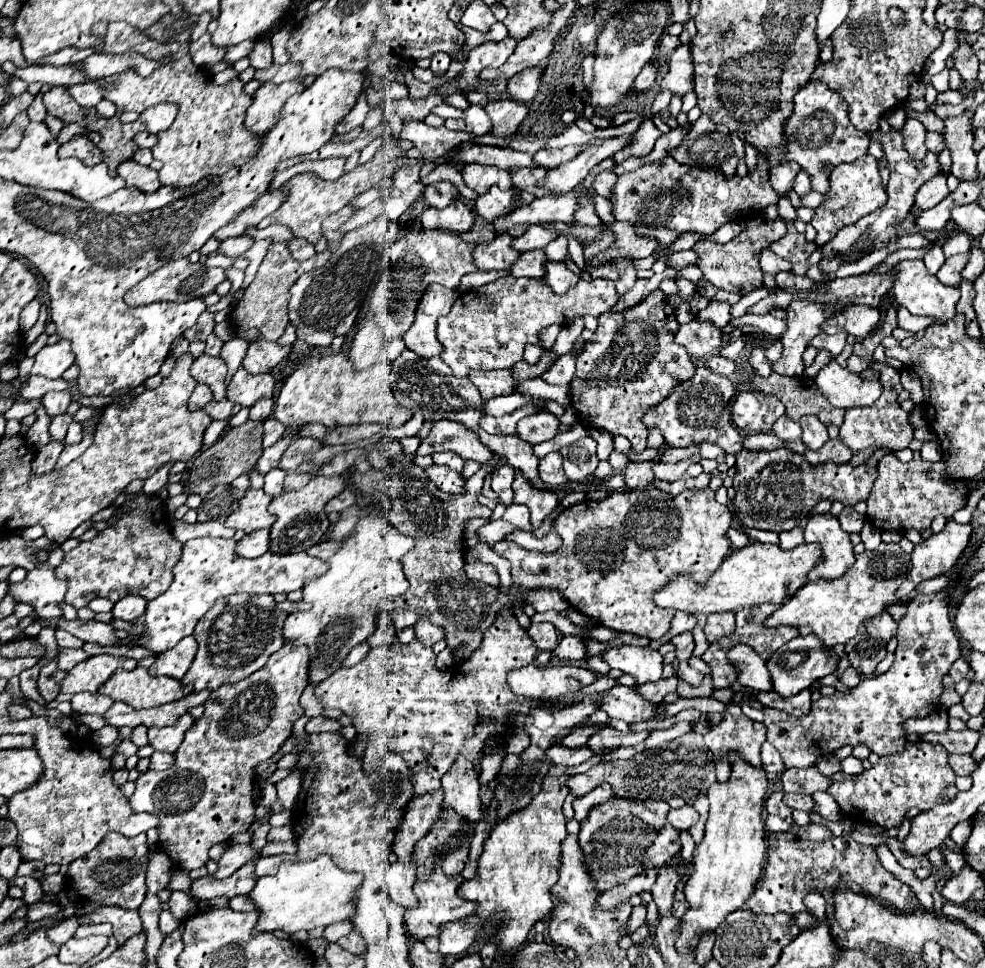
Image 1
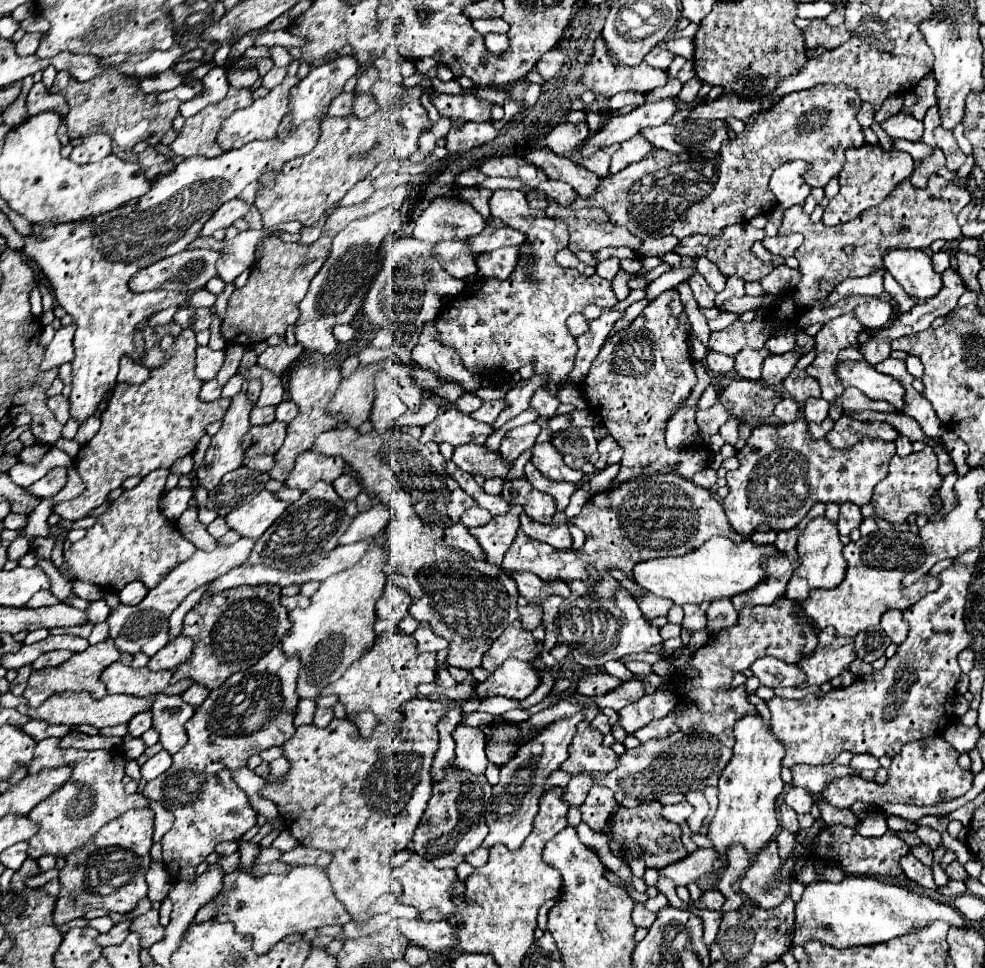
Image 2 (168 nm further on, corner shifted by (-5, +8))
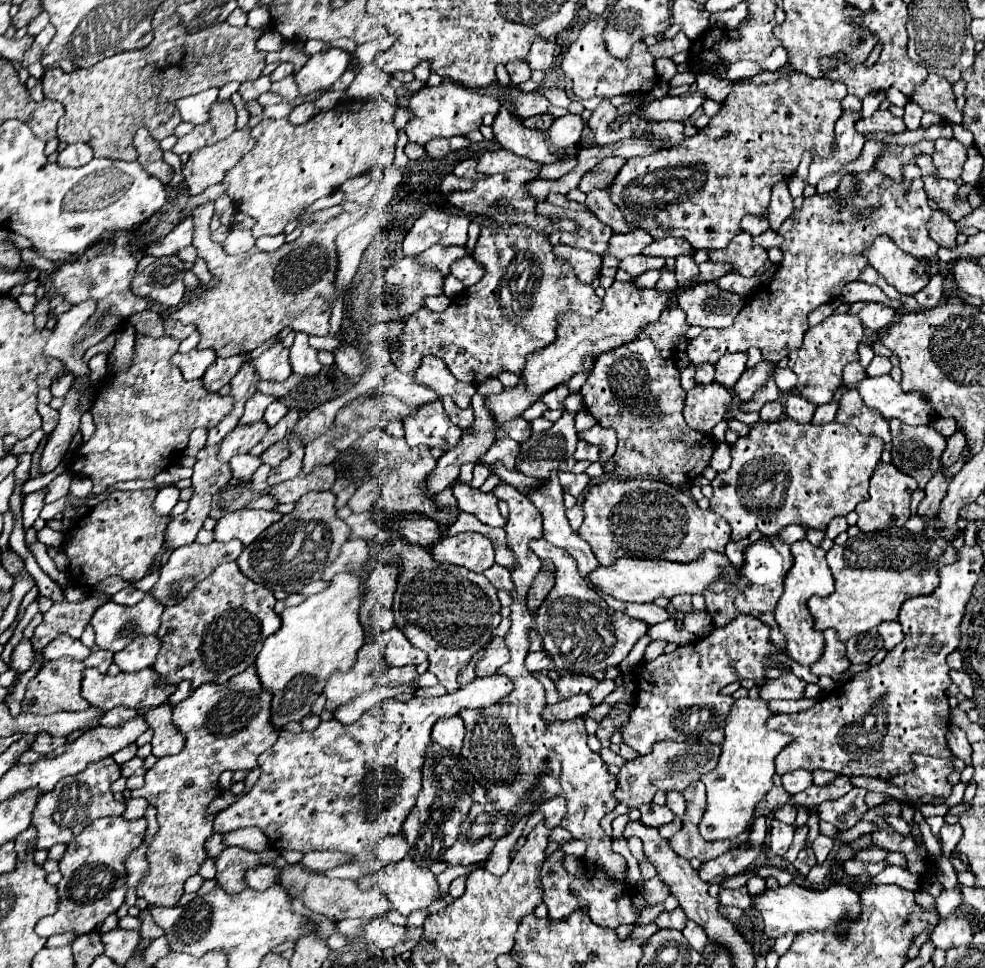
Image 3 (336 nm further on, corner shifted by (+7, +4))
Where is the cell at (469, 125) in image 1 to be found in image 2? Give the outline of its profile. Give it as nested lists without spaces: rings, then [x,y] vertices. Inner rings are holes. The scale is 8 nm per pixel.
[[[466,122],[460,130],[452,130],[446,136],[446,148],[450,152],[462,152],[470,150],[474,146],[482,146],[490,140],[494,140],[498,130],[492,122]]]

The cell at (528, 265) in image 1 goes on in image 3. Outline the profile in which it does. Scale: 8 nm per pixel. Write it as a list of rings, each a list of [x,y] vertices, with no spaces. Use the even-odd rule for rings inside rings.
[[[464,256],[460,260],[456,260],[450,268],[452,276],[456,276],[464,286],[472,286],[476,284],[482,276],[484,276],[484,266],[478,264],[472,256]]]

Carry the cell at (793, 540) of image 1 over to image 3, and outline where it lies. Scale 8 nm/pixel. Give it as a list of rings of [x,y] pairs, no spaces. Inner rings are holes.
[[[792,524],[786,526],[776,536],[762,536],[758,542],[750,544],[744,552],[744,566],[742,566],[742,574],[746,576],[748,582],[738,582],[736,586],[732,586],[732,590],[728,590],[728,594],[720,594],[720,598],[714,598],[712,590],[704,594],[706,608],[714,618],[714,626],[726,626],[732,618],[736,618],[736,614],[752,614],[754,618],[760,618],[764,624],[772,626],[772,642],[776,642],[776,646],[784,646],[784,636],[776,630],[774,608],[778,604],[778,598],[784,592],[784,576],[792,568],[790,546],[802,538],[806,538],[806,526]]]

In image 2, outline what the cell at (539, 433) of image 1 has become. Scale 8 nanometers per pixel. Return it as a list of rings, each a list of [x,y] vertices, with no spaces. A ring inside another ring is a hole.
[[[496,190],[490,198],[490,212],[492,212],[492,218],[498,218],[504,226],[516,228],[526,234],[524,244],[520,244],[520,262],[516,264],[516,270],[506,280],[476,280],[472,284],[466,284],[458,296],[454,296],[448,304],[442,306],[440,316],[434,322],[434,328],[438,332],[438,340],[444,346],[454,348],[460,354],[464,366],[478,376],[496,378],[500,372],[503,375],[511,375],[522,366],[532,364],[536,374],[546,376],[546,382],[536,390],[530,406],[540,416],[552,418],[552,416],[556,416],[556,408],[560,404],[556,394],[562,388],[566,374],[572,370],[574,354],[576,354],[576,340],[568,332],[566,318],[576,312],[582,312],[588,304],[596,304],[600,308],[606,308],[606,306],[612,308],[618,302],[618,298],[608,280],[604,280],[600,276],[588,278],[588,276],[580,274],[578,270],[562,268],[556,264],[556,260],[554,260],[556,252],[568,244],[568,230],[566,230],[564,222],[548,218],[546,212],[542,212],[542,210],[532,210],[524,192]]]

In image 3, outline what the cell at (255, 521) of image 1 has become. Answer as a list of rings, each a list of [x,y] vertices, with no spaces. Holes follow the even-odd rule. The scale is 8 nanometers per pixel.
[[[234,510],[218,520],[214,528],[214,540],[228,542],[236,538],[244,546],[248,546],[260,536],[260,532],[264,532],[272,522],[278,522],[280,518],[282,514],[274,510]]]

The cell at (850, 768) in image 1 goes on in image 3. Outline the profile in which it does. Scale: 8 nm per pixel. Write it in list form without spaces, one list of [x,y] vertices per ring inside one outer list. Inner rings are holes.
[[[852,788],[840,800],[834,800],[830,804],[824,802],[820,820],[834,824],[838,830],[850,830],[868,812],[864,796],[866,796],[866,788]]]

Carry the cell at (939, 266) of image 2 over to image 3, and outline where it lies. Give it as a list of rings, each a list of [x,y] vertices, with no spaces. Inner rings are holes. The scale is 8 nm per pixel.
[[[936,274],[930,278],[930,282],[914,294],[914,298],[918,300],[918,304],[922,308],[932,308],[940,302],[940,296],[942,296],[942,274]]]

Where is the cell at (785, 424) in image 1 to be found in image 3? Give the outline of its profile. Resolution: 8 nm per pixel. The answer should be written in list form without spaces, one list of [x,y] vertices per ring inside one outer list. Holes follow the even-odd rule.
[[[768,402],[764,404],[764,408],[760,410],[760,420],[762,422],[776,422],[784,416],[784,406],[780,402]]]

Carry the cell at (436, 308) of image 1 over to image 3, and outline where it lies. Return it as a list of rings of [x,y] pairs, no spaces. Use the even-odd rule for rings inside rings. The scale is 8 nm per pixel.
[[[424,356],[420,366],[414,370],[414,380],[432,388],[440,396],[452,396],[458,408],[470,408],[470,400],[476,394],[474,384],[464,384],[456,380],[450,370],[432,356]]]

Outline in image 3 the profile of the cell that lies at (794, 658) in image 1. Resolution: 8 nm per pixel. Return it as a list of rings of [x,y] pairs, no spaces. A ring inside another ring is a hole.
[[[824,630],[822,634],[826,640],[826,646],[824,646],[820,660],[810,666],[810,672],[814,676],[836,676],[836,674],[848,670],[850,662],[848,662],[846,652],[844,652],[844,642],[840,642],[836,638],[834,630]]]

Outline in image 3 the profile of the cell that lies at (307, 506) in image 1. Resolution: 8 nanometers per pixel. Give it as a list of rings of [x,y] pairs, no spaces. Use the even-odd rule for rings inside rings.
[[[332,492],[304,494],[290,514],[284,514],[282,520],[274,522],[256,538],[256,542],[244,548],[236,558],[240,572],[272,592],[300,592],[304,584],[318,580],[350,536],[348,524],[336,516],[334,502],[336,498]]]

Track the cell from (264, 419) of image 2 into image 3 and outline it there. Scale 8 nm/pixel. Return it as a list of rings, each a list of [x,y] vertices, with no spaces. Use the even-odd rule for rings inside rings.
[[[264,420],[246,424],[246,426],[236,426],[222,442],[220,446],[220,458],[230,460],[234,454],[246,454],[252,446],[256,446],[268,430],[268,424]]]

